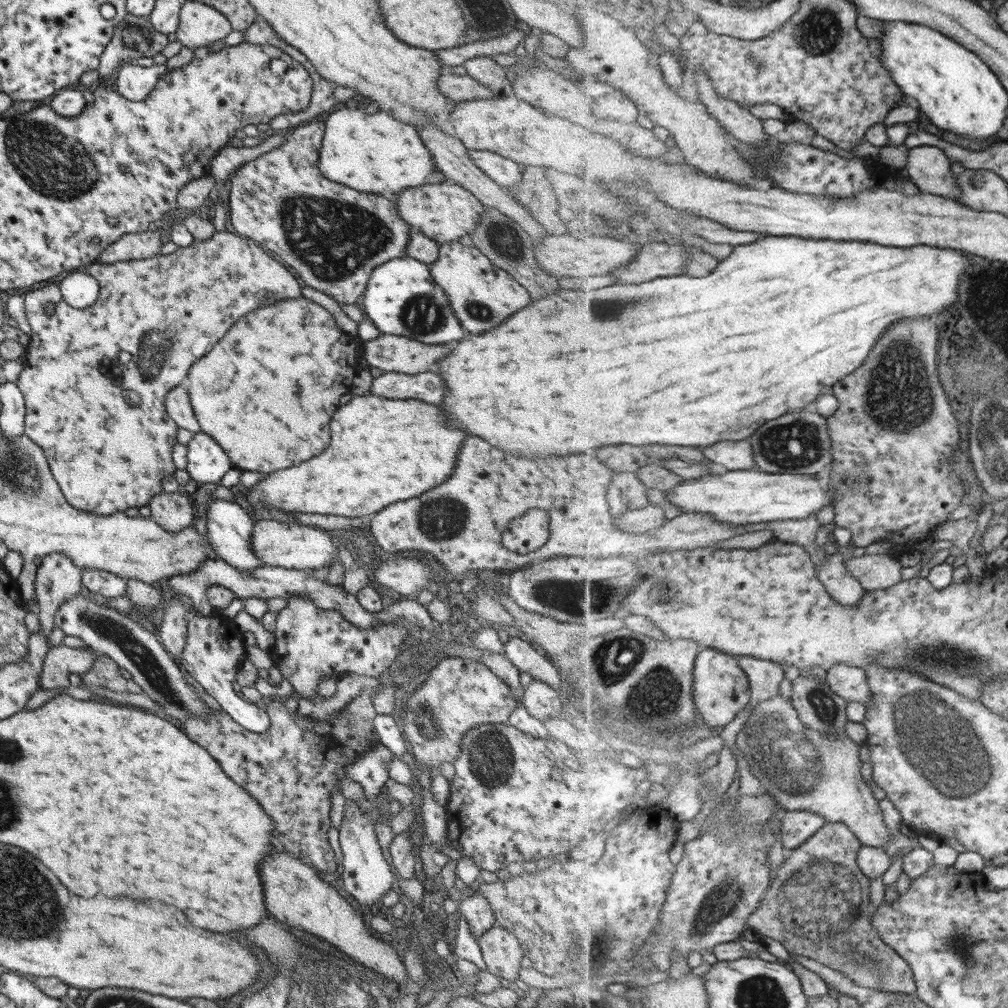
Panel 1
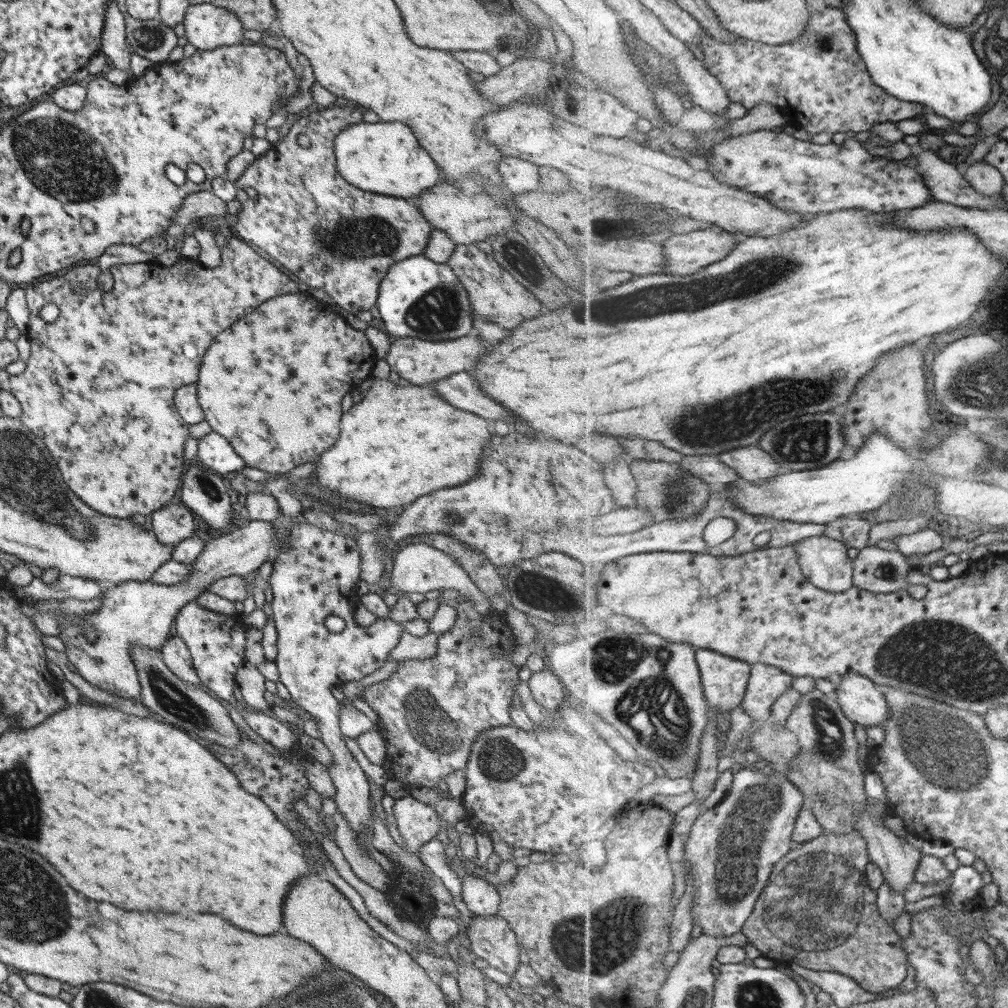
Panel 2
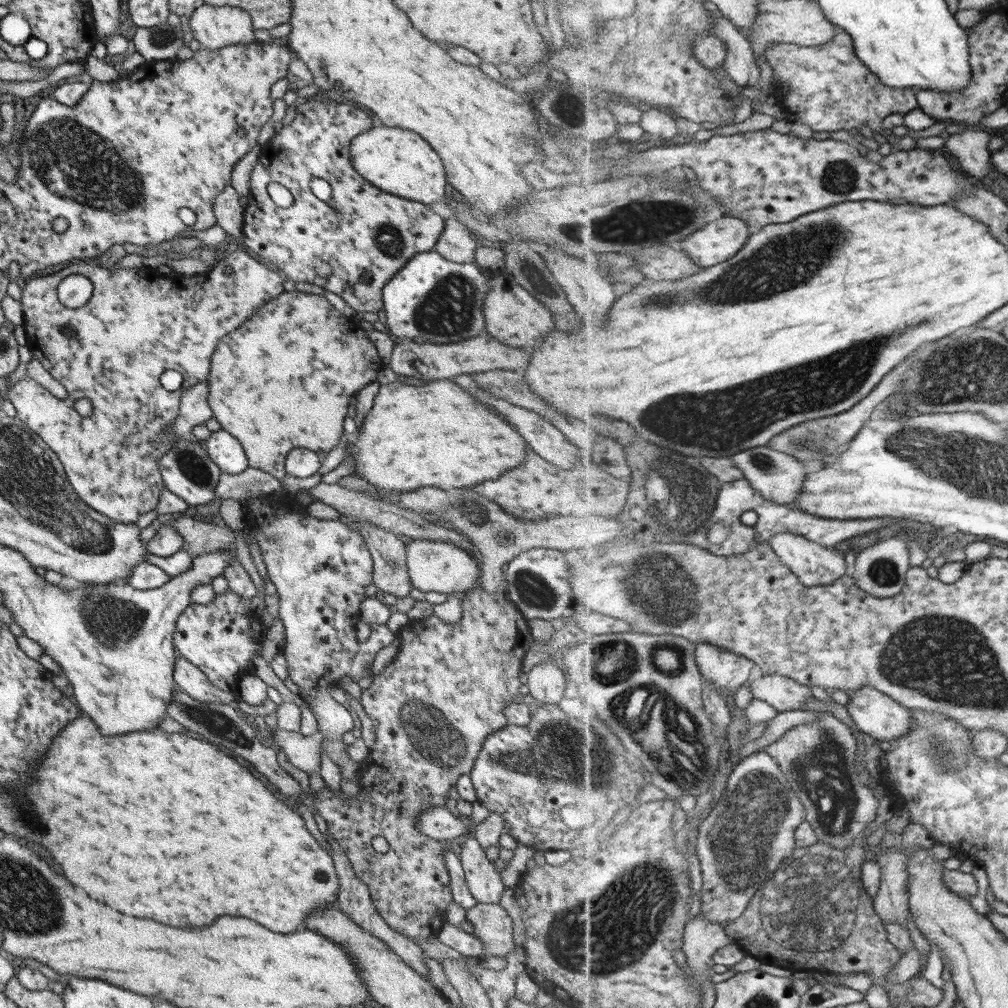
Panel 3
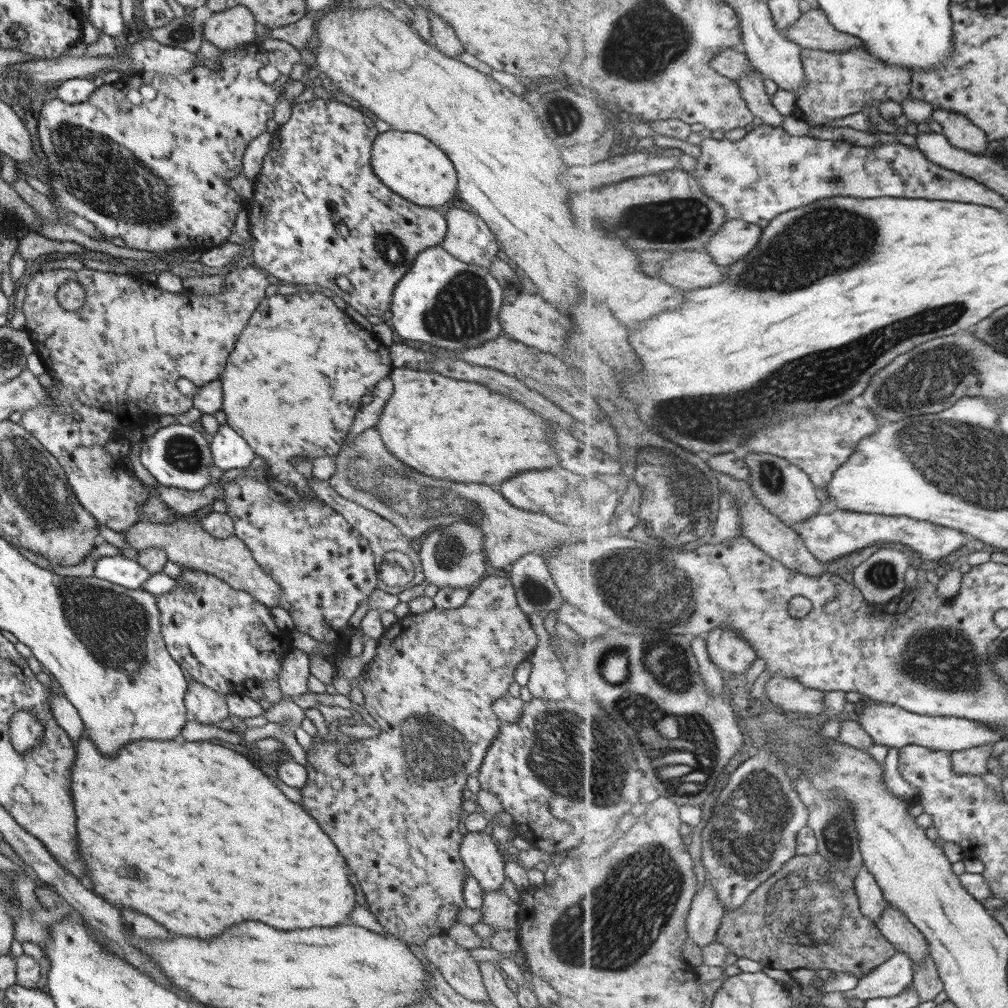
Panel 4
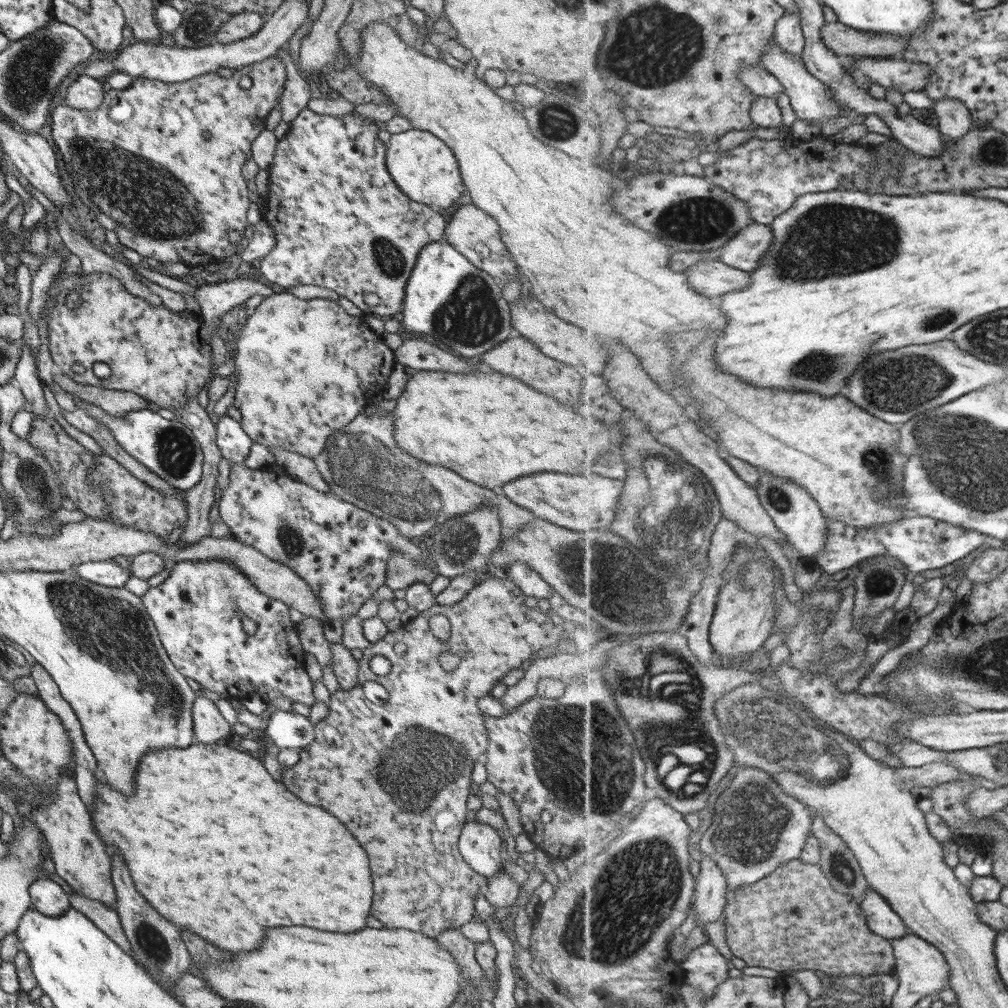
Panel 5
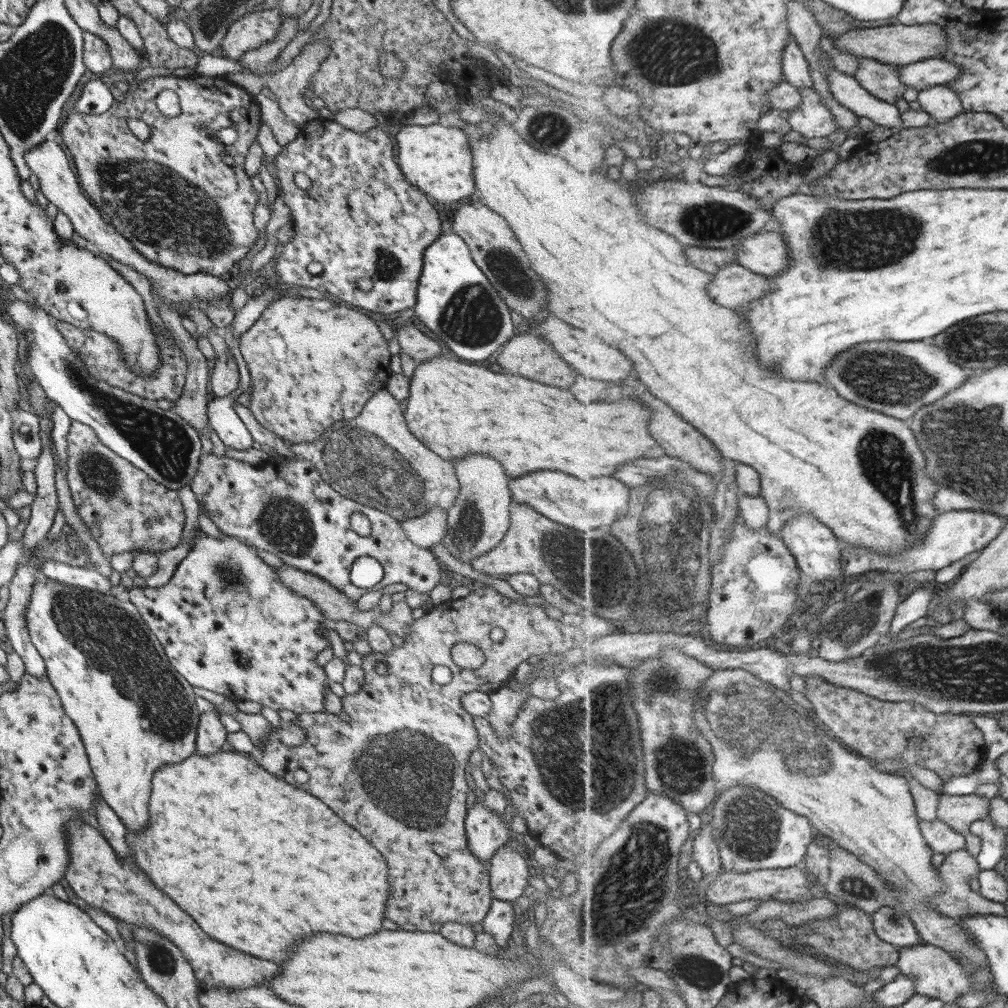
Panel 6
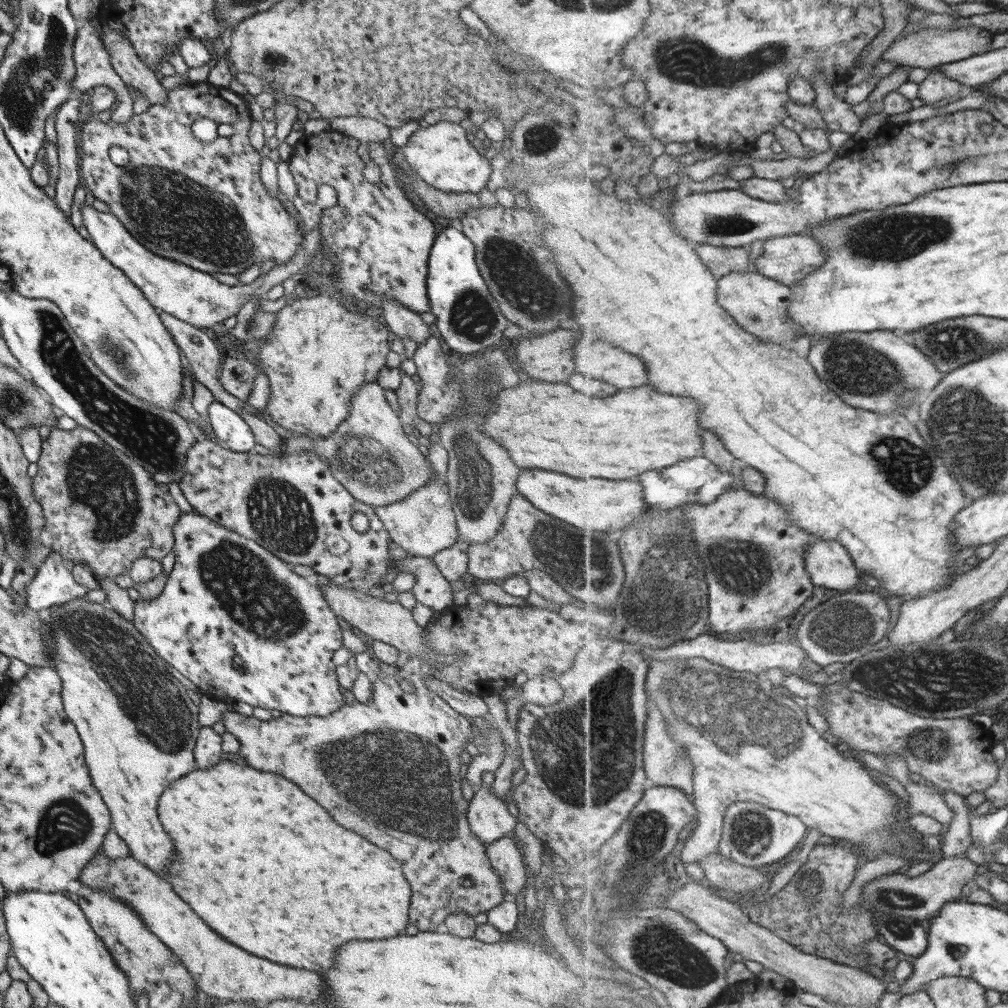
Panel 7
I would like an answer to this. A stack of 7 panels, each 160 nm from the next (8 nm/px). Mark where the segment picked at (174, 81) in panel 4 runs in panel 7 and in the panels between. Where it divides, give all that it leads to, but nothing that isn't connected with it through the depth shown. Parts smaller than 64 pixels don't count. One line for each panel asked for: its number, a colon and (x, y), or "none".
5: (139, 162)
6: (171, 197)
7: (201, 203)

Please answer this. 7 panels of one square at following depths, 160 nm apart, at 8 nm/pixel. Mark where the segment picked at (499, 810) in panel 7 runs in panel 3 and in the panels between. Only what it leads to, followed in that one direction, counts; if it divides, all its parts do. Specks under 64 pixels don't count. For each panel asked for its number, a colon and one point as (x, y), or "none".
3: (482, 877)
4: (480, 854)
5: (481, 847)
6: (485, 832)

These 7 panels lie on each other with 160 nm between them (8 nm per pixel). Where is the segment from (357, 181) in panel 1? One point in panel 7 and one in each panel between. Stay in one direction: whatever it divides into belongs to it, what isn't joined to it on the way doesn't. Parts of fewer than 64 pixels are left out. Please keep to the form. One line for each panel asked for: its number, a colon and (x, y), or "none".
2: (385, 158)
3: (399, 162)
4: (411, 166)
5: (423, 167)
6: (436, 159)
7: (440, 154)

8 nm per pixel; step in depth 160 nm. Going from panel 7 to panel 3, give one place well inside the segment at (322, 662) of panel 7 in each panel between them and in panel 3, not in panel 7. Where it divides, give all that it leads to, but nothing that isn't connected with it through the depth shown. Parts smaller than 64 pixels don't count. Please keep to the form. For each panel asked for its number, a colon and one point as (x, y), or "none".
3: (216, 637)
4: (220, 637)
5: (197, 610)
6: (224, 618)

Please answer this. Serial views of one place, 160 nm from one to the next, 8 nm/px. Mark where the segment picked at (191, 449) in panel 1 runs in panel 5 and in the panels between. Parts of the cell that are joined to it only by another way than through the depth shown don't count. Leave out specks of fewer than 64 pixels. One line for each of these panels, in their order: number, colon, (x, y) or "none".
2: (214, 452)
3: (225, 451)
4: (228, 450)
5: (233, 443)

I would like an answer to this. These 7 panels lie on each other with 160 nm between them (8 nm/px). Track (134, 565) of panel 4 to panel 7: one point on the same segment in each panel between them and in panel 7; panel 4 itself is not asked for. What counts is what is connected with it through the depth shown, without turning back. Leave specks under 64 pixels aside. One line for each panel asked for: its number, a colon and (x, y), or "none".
5: (105, 573)
6: (80, 577)
7: (52, 584)

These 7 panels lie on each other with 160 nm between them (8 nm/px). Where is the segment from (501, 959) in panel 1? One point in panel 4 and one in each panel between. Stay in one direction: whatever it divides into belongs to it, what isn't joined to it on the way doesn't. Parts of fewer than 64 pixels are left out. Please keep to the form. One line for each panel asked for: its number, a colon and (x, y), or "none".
2: (491, 939)
3: (492, 926)
4: (498, 911)

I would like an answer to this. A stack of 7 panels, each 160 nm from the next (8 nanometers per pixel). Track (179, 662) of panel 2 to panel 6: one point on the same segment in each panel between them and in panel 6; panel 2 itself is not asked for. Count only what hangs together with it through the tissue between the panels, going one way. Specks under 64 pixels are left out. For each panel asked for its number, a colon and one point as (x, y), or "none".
3: (188, 678)
4: (203, 705)
5: (208, 726)
6: (210, 734)

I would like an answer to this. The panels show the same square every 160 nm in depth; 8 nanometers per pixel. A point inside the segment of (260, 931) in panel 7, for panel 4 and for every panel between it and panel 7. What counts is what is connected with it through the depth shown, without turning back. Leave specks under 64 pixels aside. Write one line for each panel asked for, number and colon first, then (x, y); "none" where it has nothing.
4: (191, 834)
5: (212, 843)
6: (254, 861)

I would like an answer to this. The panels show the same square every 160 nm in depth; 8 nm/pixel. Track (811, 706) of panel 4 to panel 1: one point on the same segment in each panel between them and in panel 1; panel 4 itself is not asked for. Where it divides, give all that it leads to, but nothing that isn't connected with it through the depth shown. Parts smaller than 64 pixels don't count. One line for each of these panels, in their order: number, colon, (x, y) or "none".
1: (766, 676)
2: (767, 683)
3: (782, 693)

